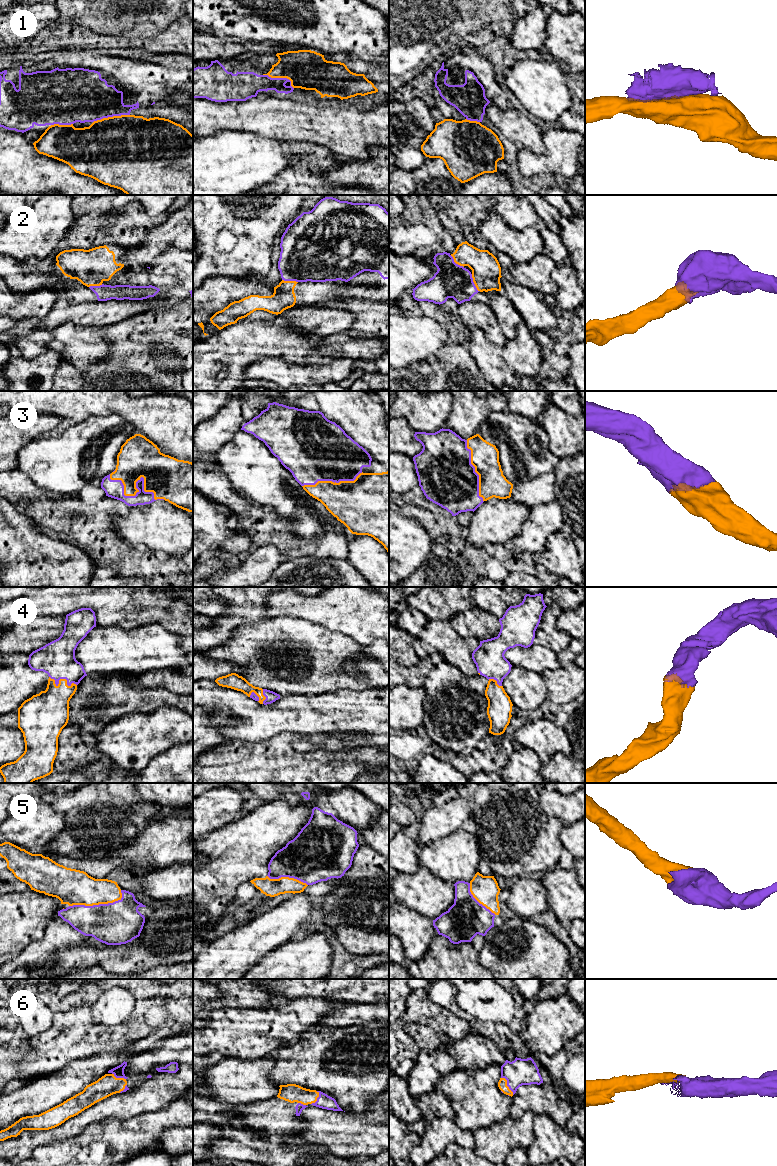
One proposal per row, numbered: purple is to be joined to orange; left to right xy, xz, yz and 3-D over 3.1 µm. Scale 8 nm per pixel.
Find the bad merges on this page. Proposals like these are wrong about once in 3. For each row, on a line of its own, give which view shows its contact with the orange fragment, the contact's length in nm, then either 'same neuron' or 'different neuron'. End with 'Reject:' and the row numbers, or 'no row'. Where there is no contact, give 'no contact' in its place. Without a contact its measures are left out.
1: xy | 300 nm | different neuron
2: yz | 160 nm | same neuron
3: xy | 480 nm | same neuron
4: xy | 240 nm | same neuron
5: xy | 440 nm | same neuron
6: yz | 170 nm | same neuron
Reject: 1

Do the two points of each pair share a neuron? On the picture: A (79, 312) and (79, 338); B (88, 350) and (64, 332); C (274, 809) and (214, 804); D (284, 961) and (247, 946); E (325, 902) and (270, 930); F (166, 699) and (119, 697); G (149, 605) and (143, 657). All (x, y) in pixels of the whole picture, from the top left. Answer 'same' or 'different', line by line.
A: different
B: same
C: different
D: different
E: different
F: same
G: different

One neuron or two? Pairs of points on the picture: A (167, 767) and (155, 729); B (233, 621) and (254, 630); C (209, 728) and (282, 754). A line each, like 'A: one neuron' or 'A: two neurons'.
A: two neurons
B: two neurons
C: two neurons

